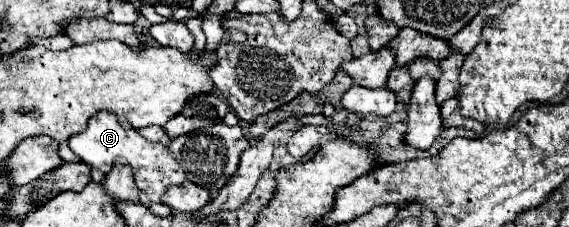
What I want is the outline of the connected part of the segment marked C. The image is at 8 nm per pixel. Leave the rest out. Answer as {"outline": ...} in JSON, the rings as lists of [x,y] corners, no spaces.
{"outline":[[[101,111],[95,117],[91,117],[87,129],[69,139],[69,147],[75,155],[83,159],[83,163],[101,169],[103,173],[107,173],[113,167],[115,159],[125,159],[133,169],[137,187],[153,203],[161,201],[165,189],[169,189],[171,185],[181,185],[185,181],[185,173],[181,171],[177,159],[173,159],[173,153],[169,151],[167,145],[147,141],[135,127],[129,127],[129,123],[123,117],[117,117],[107,111]]]}

